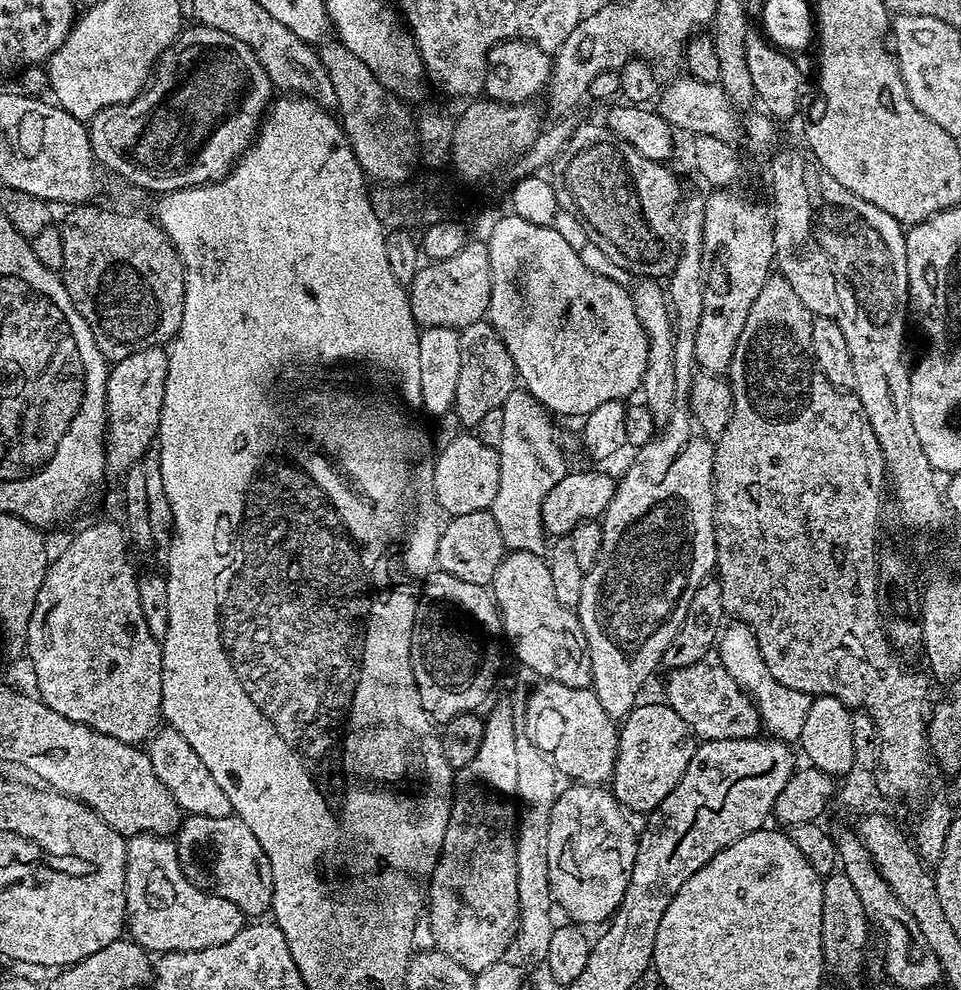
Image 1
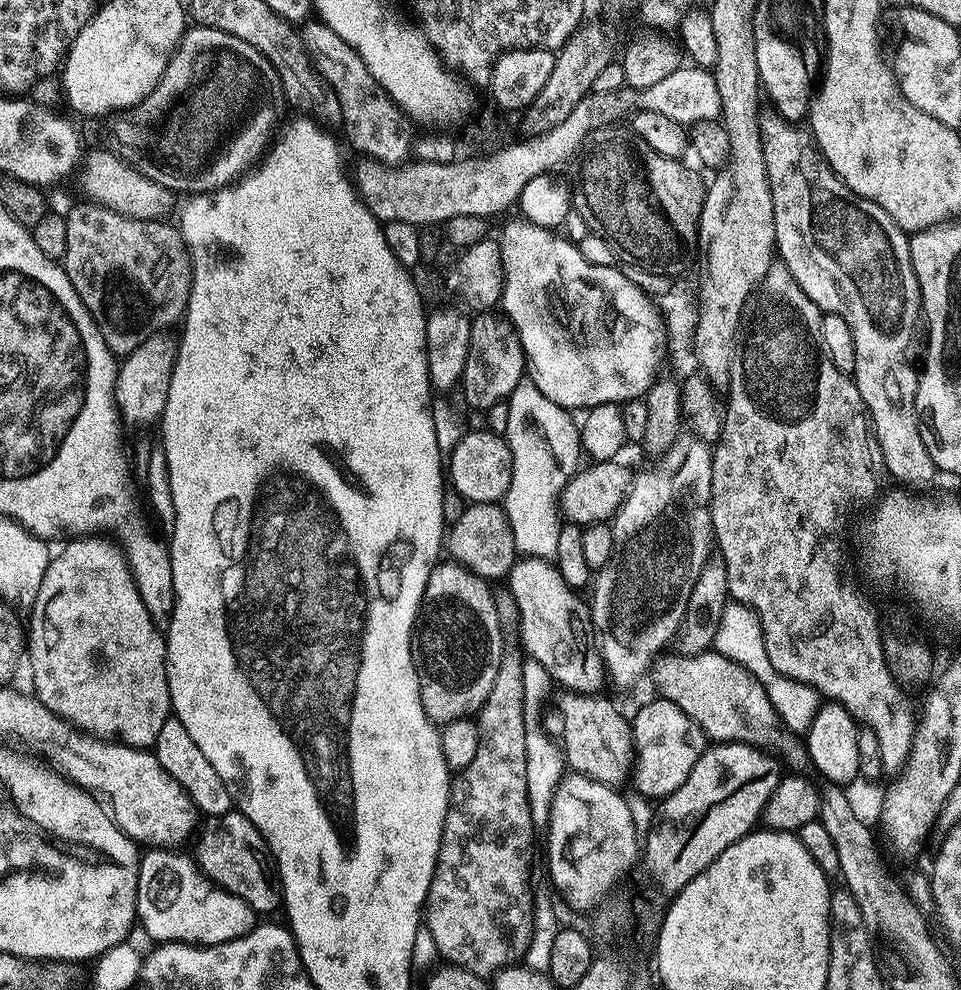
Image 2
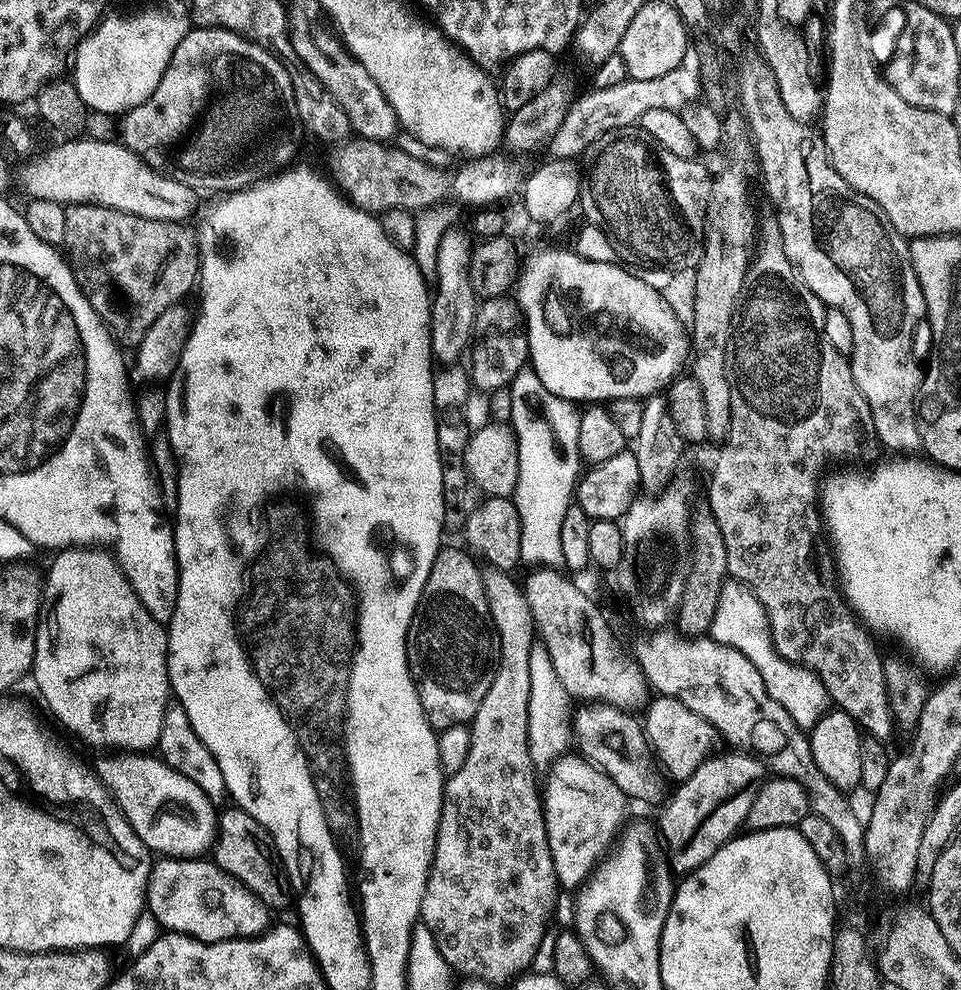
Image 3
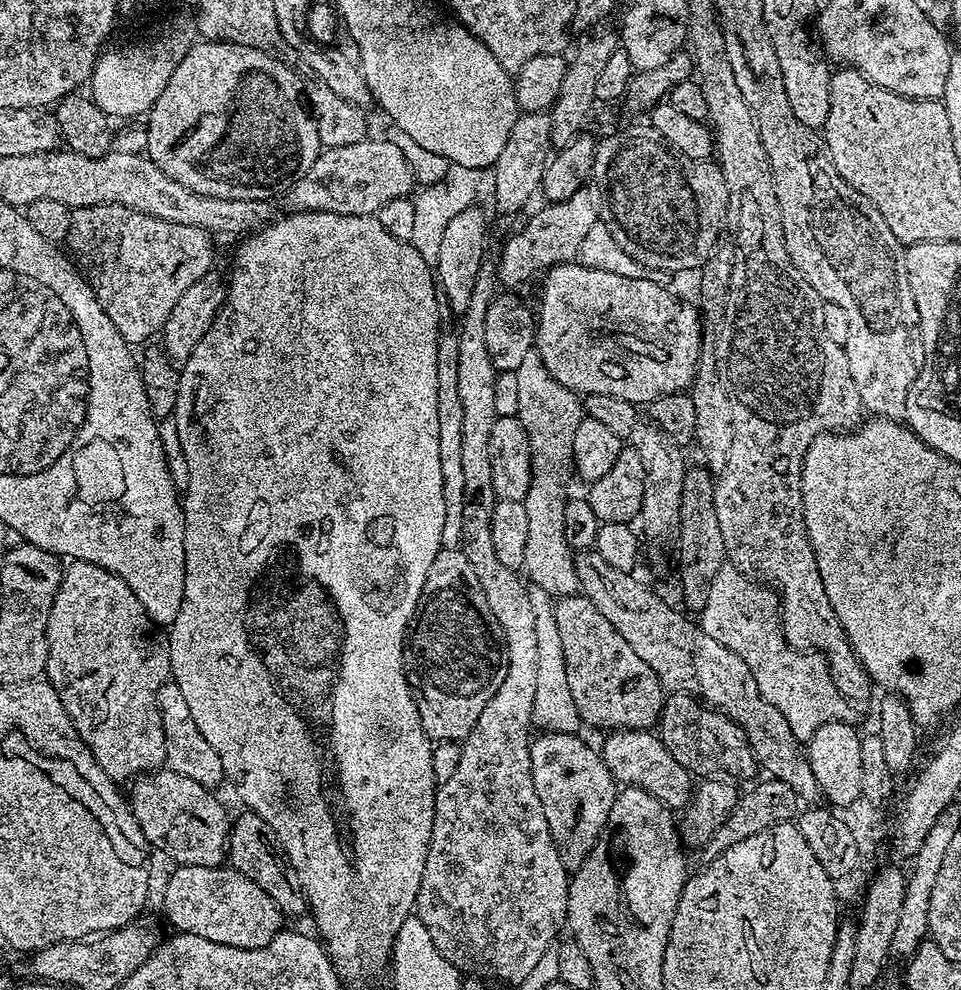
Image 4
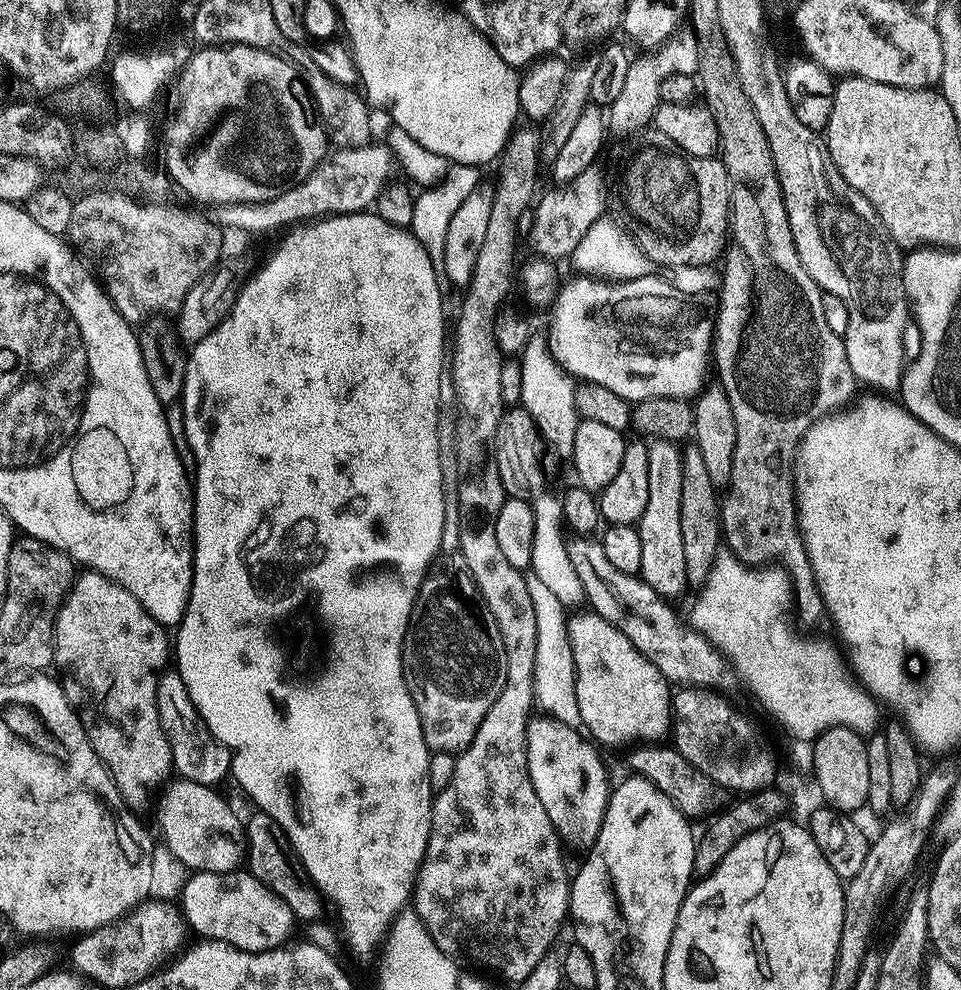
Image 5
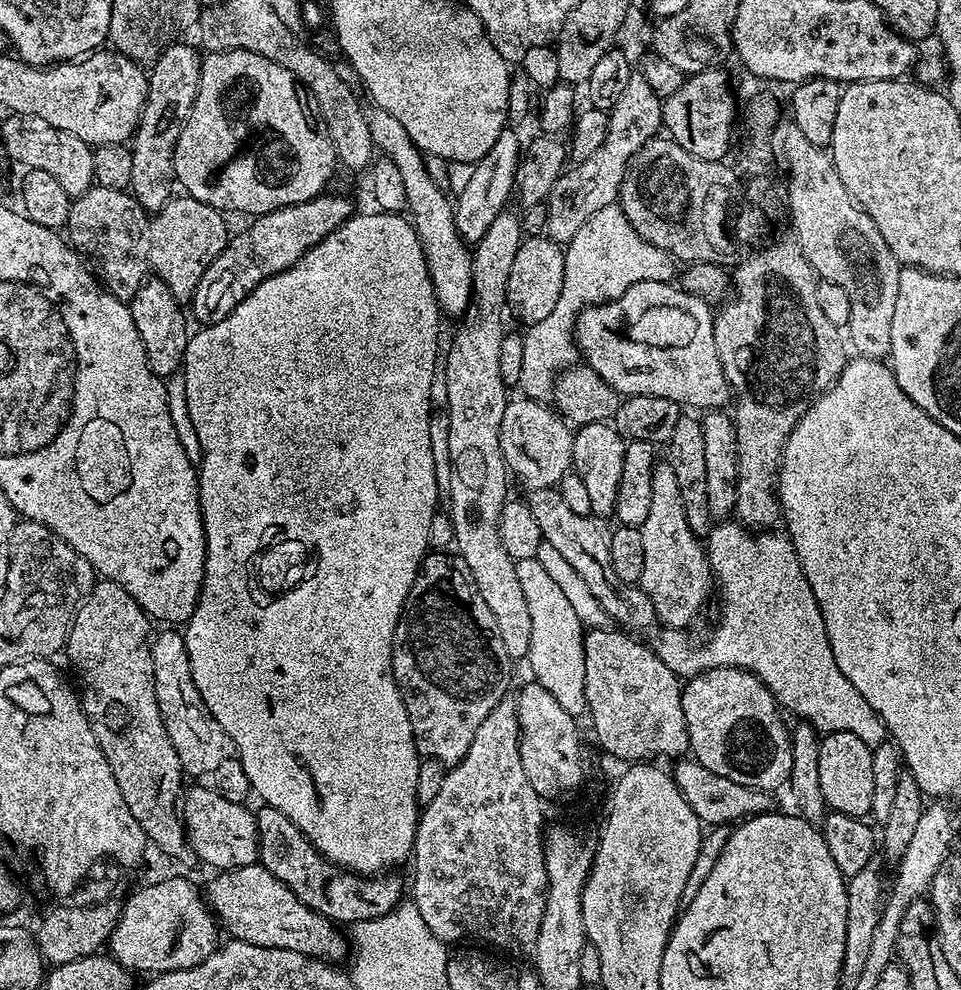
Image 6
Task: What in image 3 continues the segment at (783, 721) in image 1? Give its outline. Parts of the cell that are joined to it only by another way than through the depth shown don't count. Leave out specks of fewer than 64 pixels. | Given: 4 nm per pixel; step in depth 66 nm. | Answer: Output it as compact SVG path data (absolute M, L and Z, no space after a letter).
M729 579L722 586L718 598L718 610L714 610L714 622L710 636L718 643L746 654L746 658L754 662L758 674L762 674L762 682L766 686L768 695L786 710L786 714L790 714L790 718L794 718L794 722L800 728L812 729L824 713L829 711L828 690L820 677L812 669L802 664L792 663L787 657L780 656L772 641L768 614L762 602L739 580Z

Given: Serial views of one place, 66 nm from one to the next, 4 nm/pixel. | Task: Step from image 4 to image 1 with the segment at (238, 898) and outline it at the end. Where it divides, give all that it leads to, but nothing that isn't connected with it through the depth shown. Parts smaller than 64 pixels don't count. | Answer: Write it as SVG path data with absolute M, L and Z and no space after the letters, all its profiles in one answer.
M145 834L127 841L126 924L131 939L152 954L193 952L230 942L246 926L246 917L234 902L203 892L176 861L178 849L171 839Z

